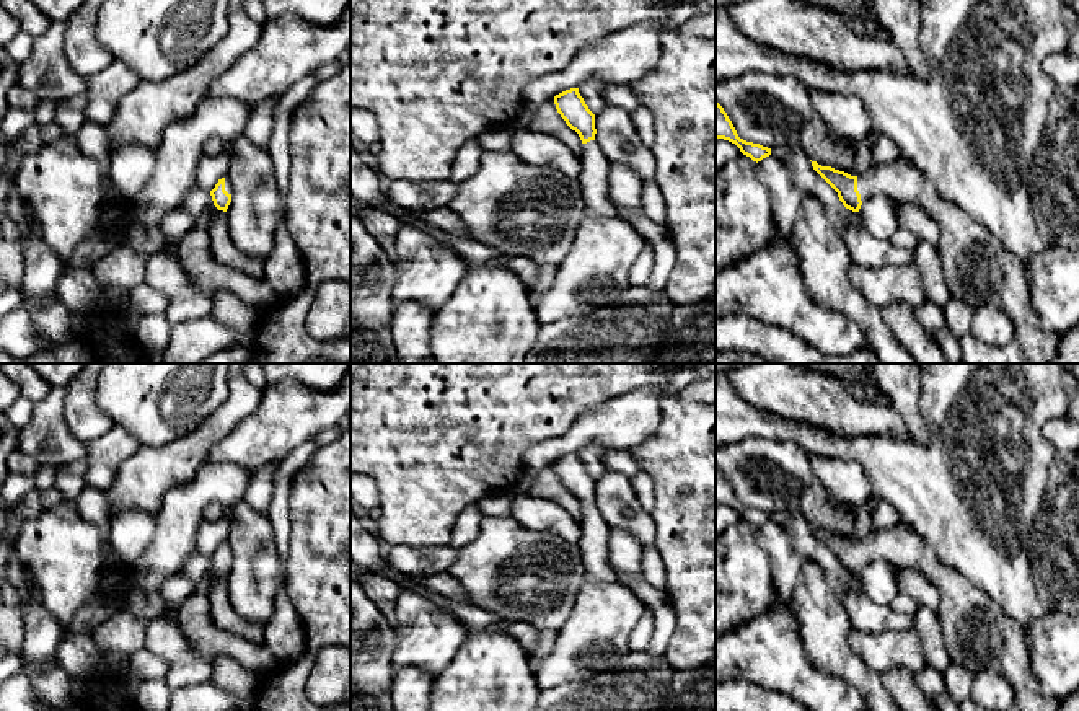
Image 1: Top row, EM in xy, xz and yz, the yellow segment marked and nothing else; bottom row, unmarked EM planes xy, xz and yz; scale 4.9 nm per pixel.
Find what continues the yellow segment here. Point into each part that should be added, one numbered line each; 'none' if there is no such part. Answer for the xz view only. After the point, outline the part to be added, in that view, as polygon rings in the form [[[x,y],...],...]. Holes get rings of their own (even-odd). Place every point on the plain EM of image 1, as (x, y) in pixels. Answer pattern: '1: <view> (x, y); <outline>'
1: xz (594, 543); [[[597,506],[582,509],[580,540],[577,546],[580,550],[585,581],[614,582],[618,579],[608,563],[611,532]]]

